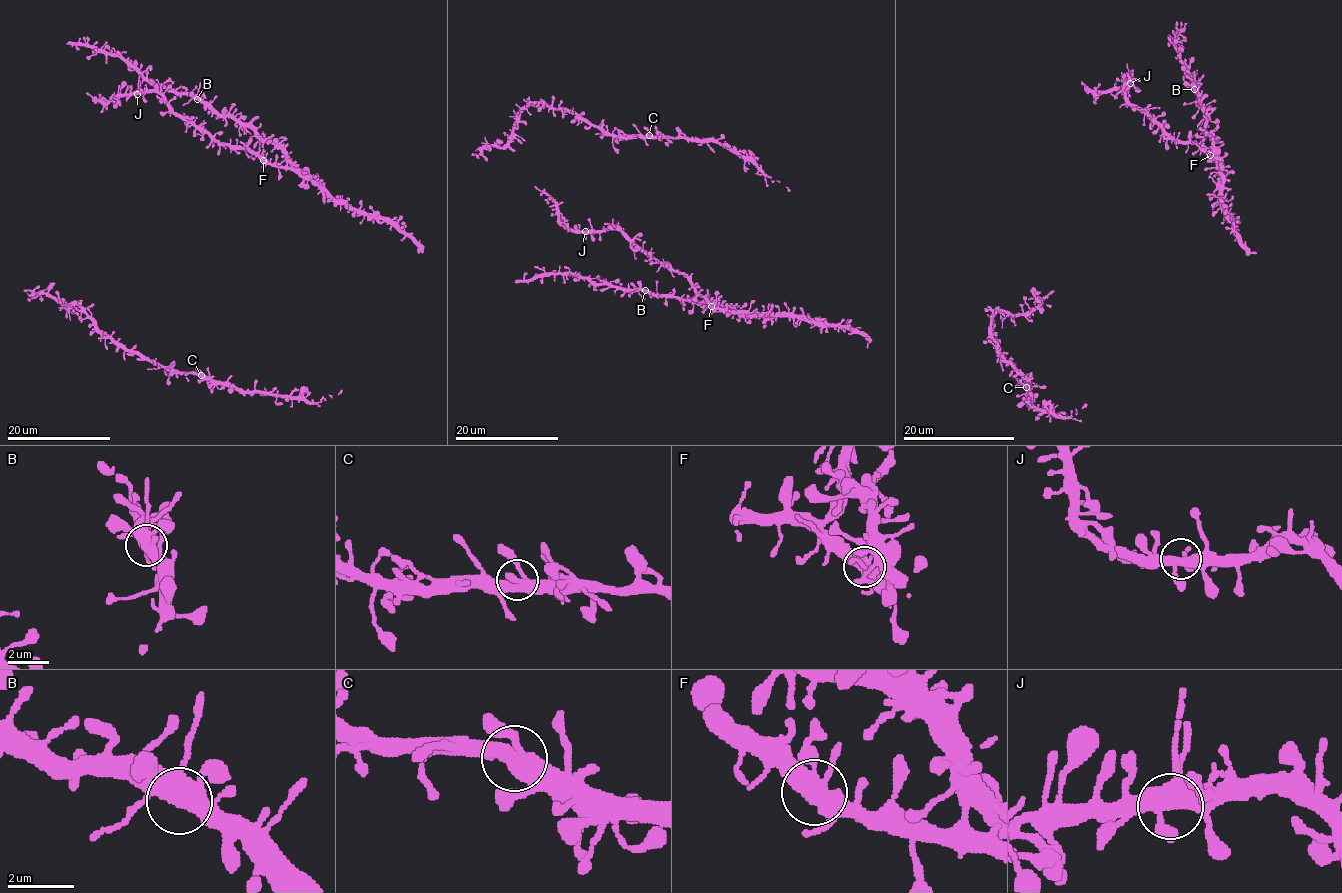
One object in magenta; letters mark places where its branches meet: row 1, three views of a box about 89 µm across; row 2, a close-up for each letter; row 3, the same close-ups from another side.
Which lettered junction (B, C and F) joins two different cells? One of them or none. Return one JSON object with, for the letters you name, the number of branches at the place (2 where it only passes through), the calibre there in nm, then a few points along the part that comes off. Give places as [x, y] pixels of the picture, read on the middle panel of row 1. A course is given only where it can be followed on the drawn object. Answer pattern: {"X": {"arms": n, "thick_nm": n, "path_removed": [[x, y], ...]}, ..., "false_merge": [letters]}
{"false_merge": []}

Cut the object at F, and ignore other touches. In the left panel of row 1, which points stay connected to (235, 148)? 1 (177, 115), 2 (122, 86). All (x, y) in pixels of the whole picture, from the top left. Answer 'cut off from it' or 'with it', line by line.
1: with it
2: with it

